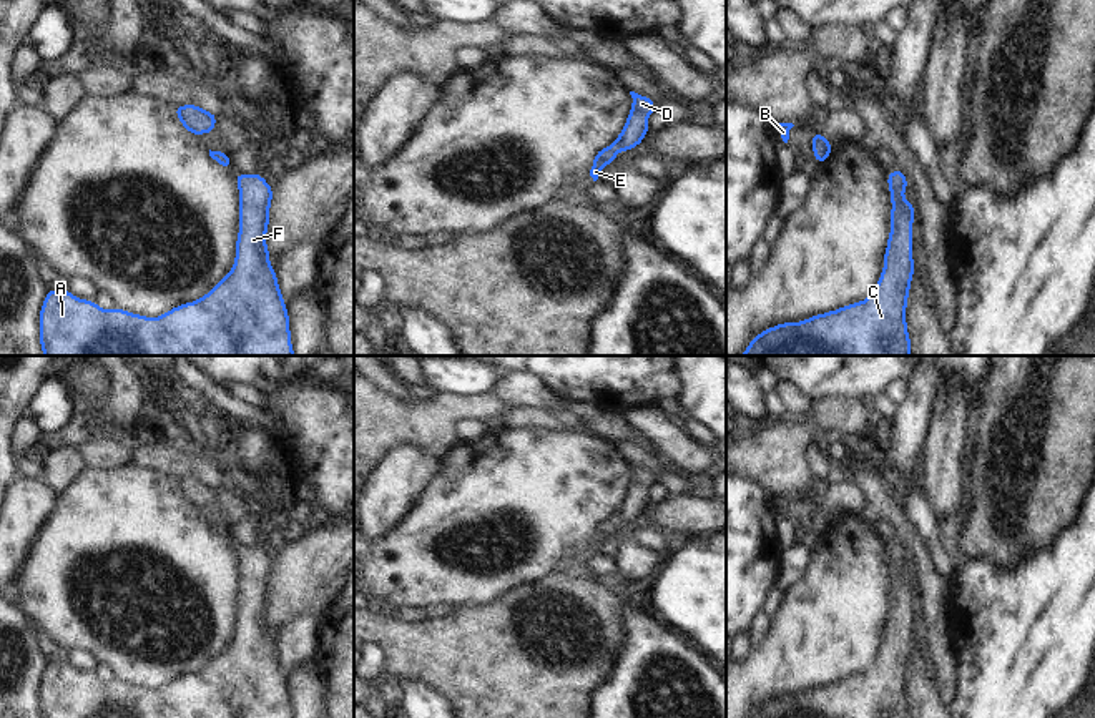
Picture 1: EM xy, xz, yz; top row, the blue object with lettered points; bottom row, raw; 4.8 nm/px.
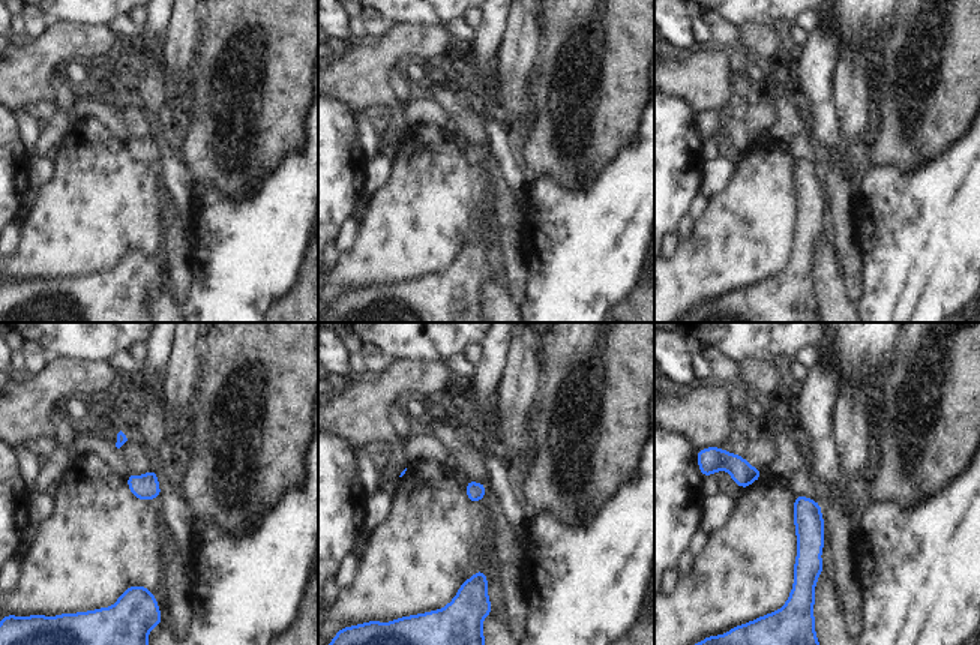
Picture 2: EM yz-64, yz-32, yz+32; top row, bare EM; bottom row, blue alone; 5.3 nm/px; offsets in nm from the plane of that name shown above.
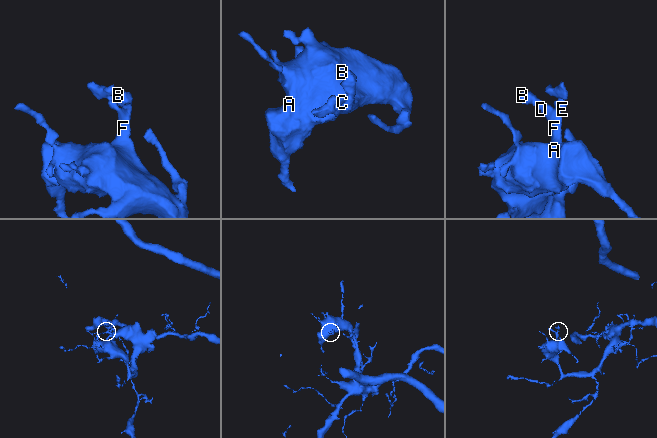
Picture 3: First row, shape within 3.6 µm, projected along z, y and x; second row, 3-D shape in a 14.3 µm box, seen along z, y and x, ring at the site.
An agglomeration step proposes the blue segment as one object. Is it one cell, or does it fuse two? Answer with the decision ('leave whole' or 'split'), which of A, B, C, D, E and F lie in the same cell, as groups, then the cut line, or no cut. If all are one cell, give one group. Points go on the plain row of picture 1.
leave whole; A B C D E F; no cut

